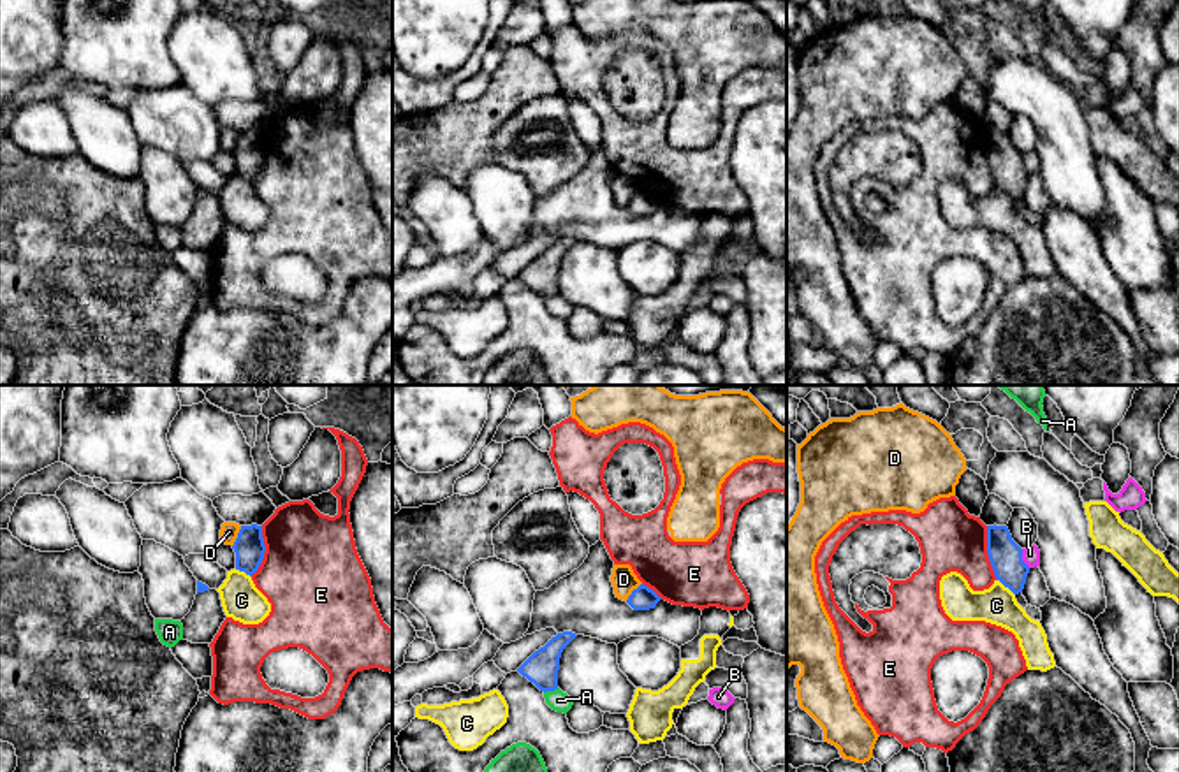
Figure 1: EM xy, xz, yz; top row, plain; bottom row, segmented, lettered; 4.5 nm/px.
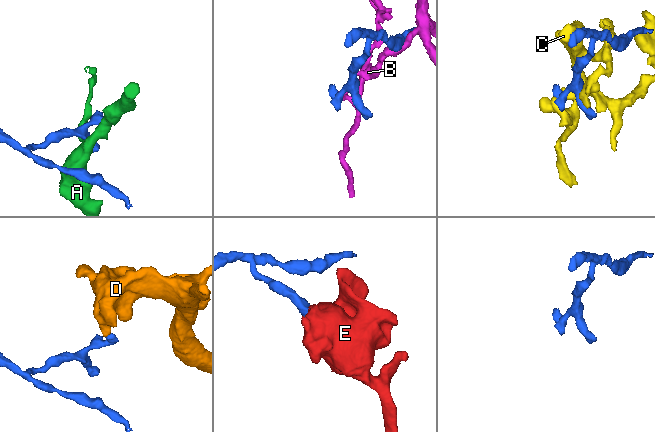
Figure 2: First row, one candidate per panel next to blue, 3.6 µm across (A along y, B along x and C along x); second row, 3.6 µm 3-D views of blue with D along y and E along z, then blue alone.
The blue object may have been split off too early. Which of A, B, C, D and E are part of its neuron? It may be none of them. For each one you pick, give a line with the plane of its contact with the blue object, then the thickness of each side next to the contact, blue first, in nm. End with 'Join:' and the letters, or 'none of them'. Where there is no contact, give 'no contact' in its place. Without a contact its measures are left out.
Join: none of them

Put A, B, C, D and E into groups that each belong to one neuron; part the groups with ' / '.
A / B / C / D / E

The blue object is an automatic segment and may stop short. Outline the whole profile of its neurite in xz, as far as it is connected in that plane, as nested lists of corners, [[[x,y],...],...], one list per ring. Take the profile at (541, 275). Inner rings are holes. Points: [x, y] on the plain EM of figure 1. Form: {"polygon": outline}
{"polygon": [[[572,237],[553,243],[544,253],[535,257],[517,278],[533,288],[540,297],[558,295],[558,276],[563,255],[575,244]]]}

